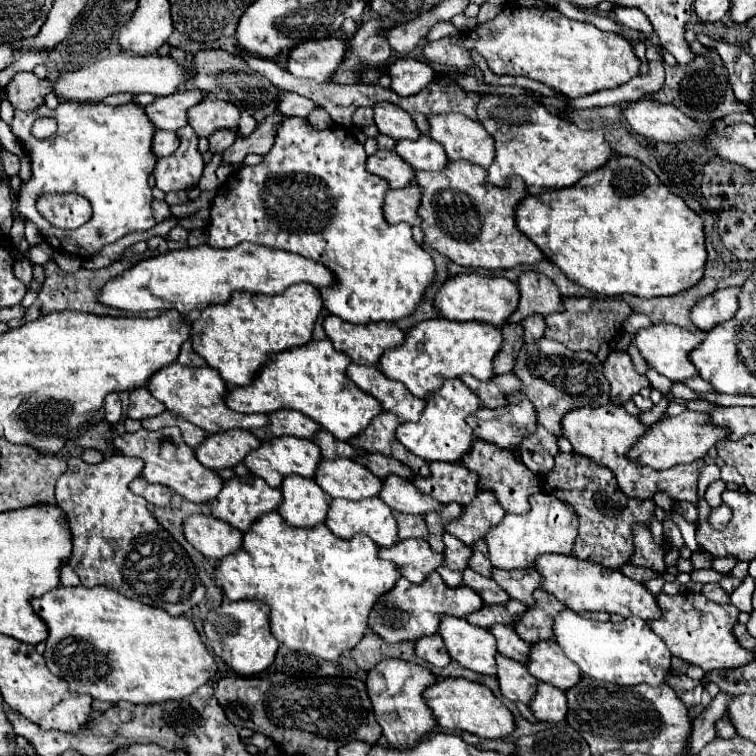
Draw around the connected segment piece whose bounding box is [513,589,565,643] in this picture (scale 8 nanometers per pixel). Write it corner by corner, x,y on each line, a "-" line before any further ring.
537,589
533,593
533,599
535,603
519,617
513,629
527,643
553,639
553,617
565,607
561,605
561,601
557,601
553,595
545,593
543,589

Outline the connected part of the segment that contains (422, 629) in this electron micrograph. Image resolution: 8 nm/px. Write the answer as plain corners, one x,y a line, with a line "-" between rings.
439,573
429,575
423,583
411,583
401,577
401,579
397,579
397,583
393,585
391,591
383,593
377,599
373,611
369,613
369,629
387,643
417,641
417,637
437,633
441,615
465,617
481,607
483,607
483,601
481,601
481,597
477,597
477,593
473,593
473,589
469,589
469,587
451,589
451,587
443,585

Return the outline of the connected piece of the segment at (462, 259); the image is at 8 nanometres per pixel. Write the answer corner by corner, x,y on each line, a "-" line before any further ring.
449,161
443,171
415,171
415,185
421,187
421,205
417,209
423,219
421,231
425,233
423,243
439,251
457,265
483,267
483,269
513,269
517,265
535,265
543,259
541,249
533,245
517,227
515,227
515,207
521,197
527,195
521,177
509,177
507,187
495,187
485,181
485,169
469,161

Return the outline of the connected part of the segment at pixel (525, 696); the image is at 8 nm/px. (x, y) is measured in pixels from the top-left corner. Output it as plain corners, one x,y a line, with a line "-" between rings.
495,655
495,661
497,661
497,681
503,697
527,705
533,699
533,689
537,689
537,679
529,675
523,663
509,661
507,657
501,655

